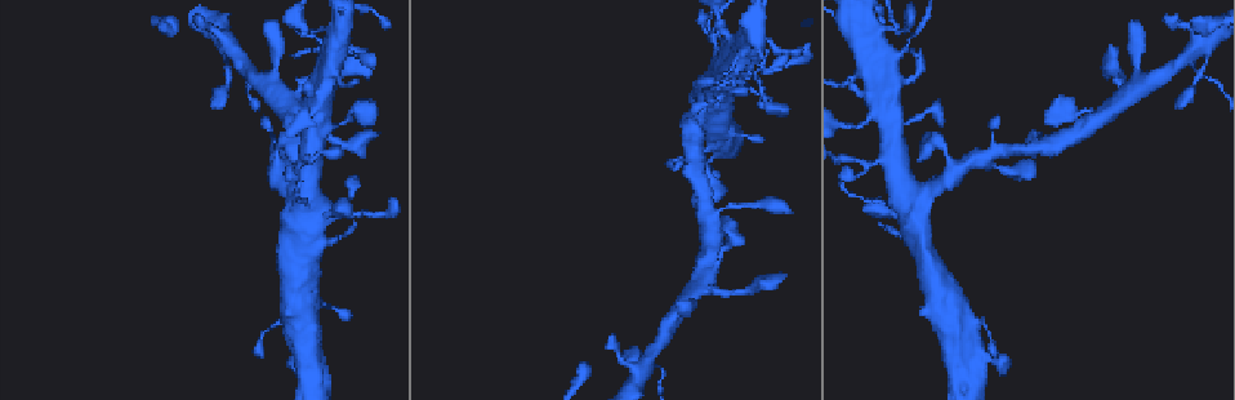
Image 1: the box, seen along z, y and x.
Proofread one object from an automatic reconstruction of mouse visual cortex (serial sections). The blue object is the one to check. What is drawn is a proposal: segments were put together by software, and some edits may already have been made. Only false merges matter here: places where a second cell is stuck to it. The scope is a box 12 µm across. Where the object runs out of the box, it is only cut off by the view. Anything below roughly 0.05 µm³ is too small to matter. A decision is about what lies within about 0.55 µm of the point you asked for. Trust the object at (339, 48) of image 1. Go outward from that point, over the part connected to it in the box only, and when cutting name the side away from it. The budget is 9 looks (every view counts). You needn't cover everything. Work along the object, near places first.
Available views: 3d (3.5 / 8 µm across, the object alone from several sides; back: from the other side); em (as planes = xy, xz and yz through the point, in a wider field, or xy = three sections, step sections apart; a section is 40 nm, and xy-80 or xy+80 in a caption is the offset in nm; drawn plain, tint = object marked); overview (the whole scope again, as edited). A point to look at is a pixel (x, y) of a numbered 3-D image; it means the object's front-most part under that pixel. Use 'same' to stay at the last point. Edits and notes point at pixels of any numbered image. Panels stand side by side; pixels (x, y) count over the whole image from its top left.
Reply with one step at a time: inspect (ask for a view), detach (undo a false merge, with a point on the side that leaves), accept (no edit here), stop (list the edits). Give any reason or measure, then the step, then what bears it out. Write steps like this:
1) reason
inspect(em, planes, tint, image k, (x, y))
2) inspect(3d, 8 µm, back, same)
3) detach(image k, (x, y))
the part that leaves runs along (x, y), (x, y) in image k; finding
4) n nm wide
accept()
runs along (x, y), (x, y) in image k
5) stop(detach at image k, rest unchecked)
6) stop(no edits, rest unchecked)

inspect(3d, 8 µm, image 1, (856, 75))

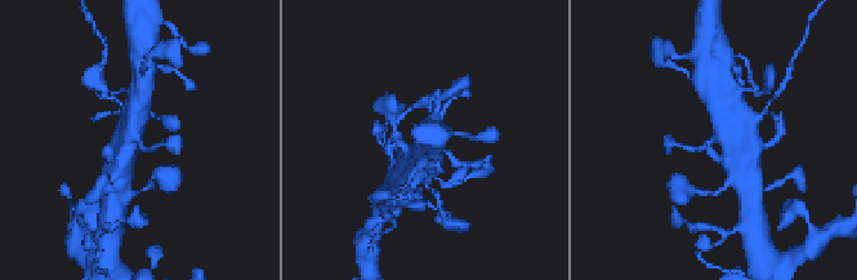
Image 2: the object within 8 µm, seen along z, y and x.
arms of 150, 700 nm
inspect(em, xy, step 3, tint, image 2, (712, 141))

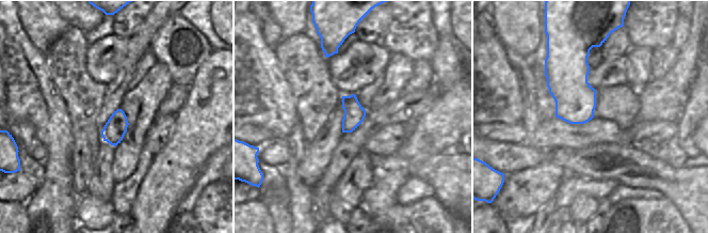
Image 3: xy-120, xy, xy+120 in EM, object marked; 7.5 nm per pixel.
accept()
runs along (737, 120), (701, 149), (683, 147) in image 2; one cell here

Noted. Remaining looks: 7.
thin arm on a thick one
inspect(3d, 3.5 µm, image 1, (883, 161))

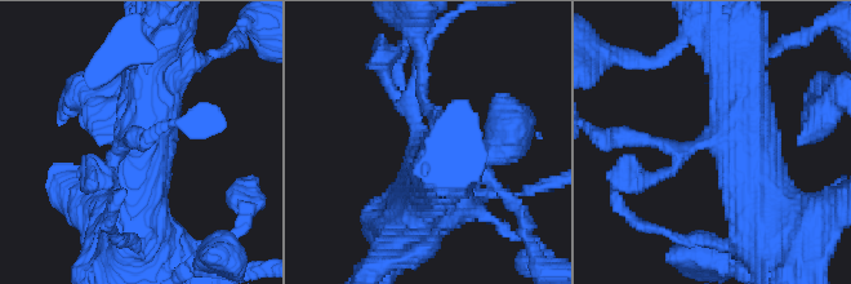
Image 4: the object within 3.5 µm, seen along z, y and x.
3 arms; arms of 200, 700, 700 nm; need the tissue
inspect(em, xy, step 2, plain, image 4, (416, 142))

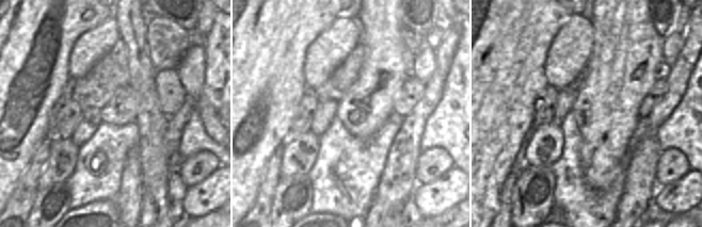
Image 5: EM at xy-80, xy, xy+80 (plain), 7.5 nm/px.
inspect(em, xy, step 2, tint, same)

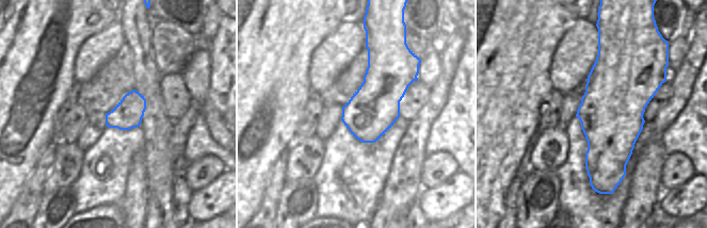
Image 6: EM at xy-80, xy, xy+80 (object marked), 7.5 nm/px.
accept()
runs along (739, 50), (745, 154), (769, 222) in image 4; one cell here

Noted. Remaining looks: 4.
thick turns thin
inspect(3d, 3.5 µm, image 1, (729, 243))

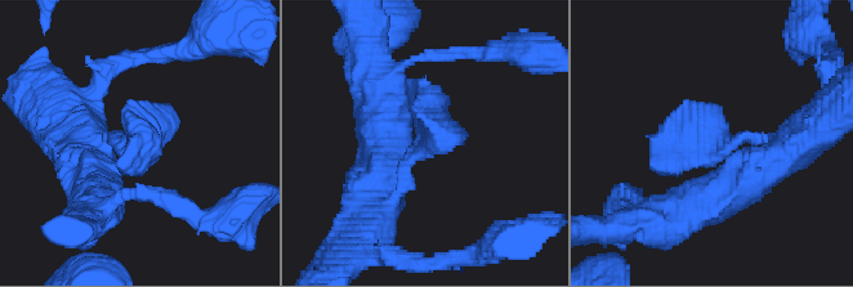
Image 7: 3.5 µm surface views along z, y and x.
need the tissue
inspect(em, xy, step 3, tint, image 7, (716, 146))

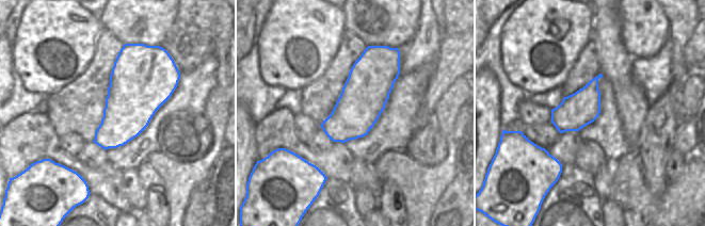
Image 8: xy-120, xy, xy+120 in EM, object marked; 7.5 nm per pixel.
cut it another way
inspect(em, xy, step 5, tint, same)

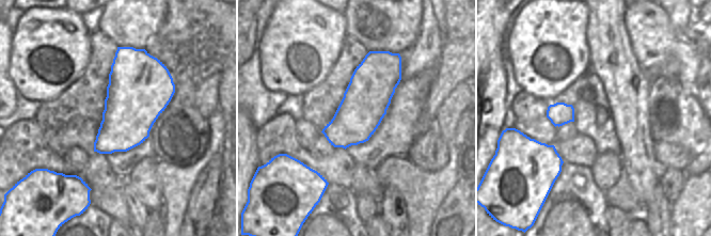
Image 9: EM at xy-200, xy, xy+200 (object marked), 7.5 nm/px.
accept()
runs along (385, 209), (433, 139), (406, 80) in image 7; continuous, no second cell

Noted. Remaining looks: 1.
stop(no edits, rest unchecked)

